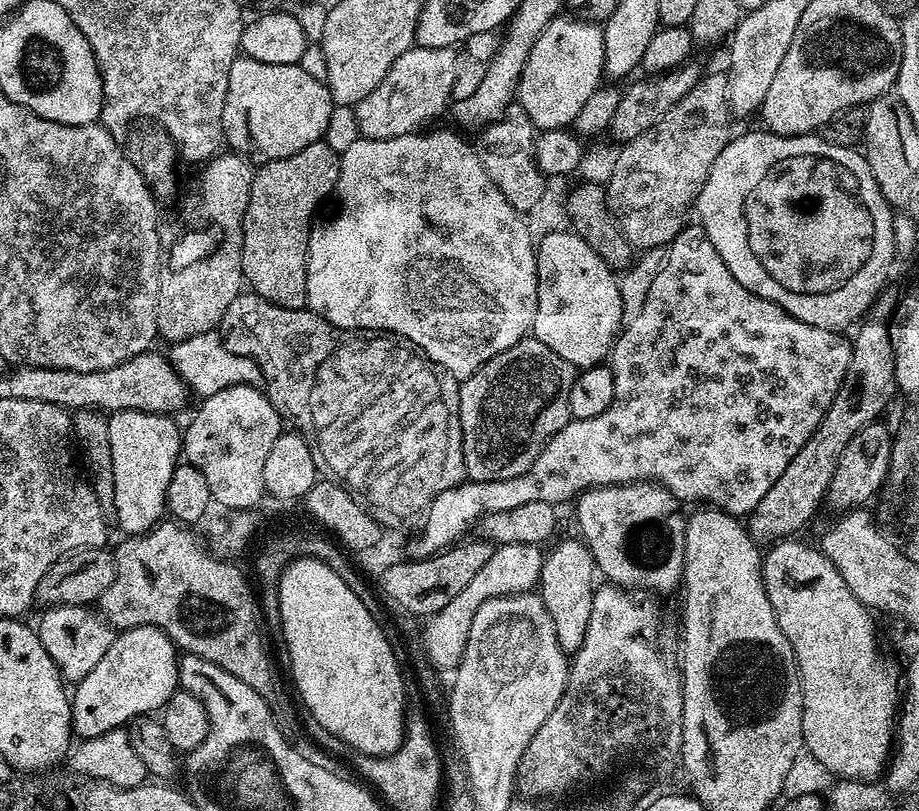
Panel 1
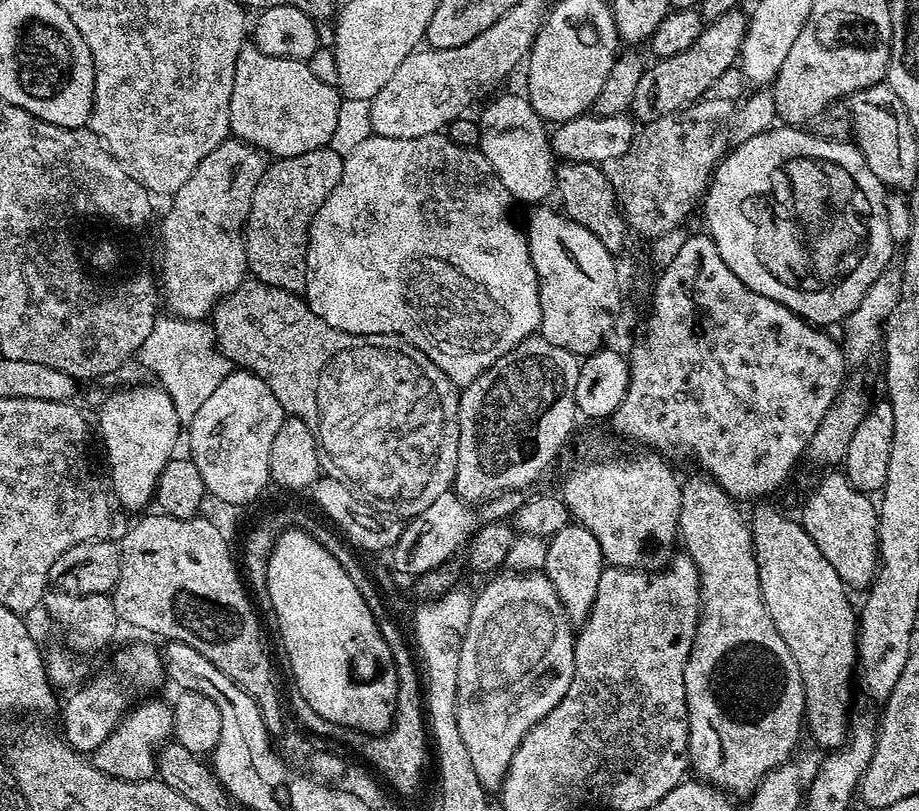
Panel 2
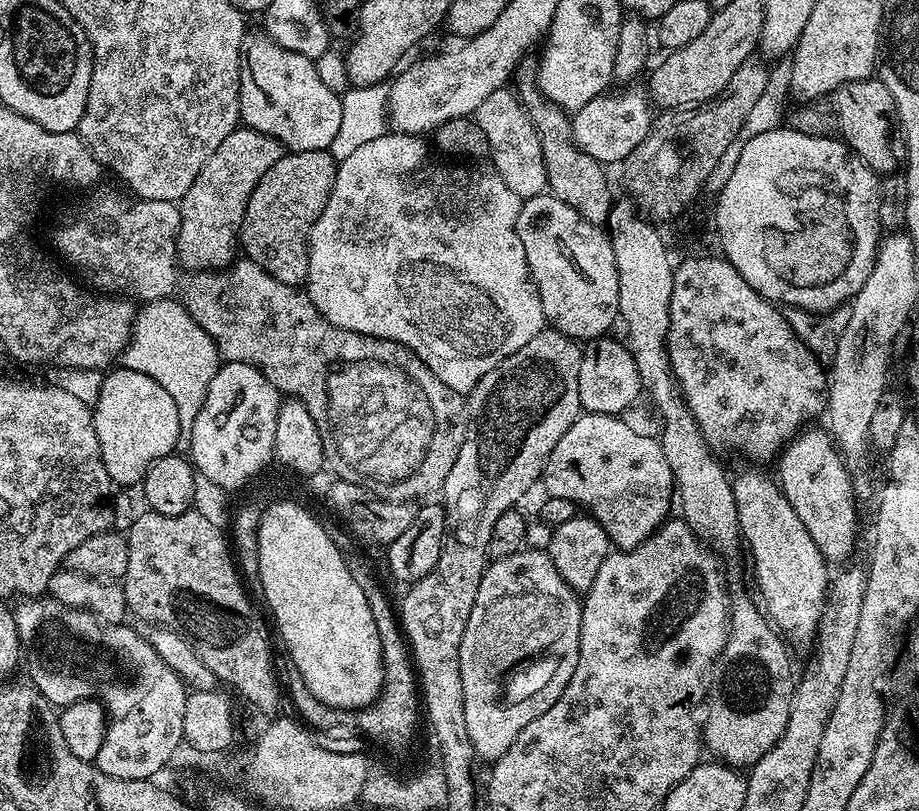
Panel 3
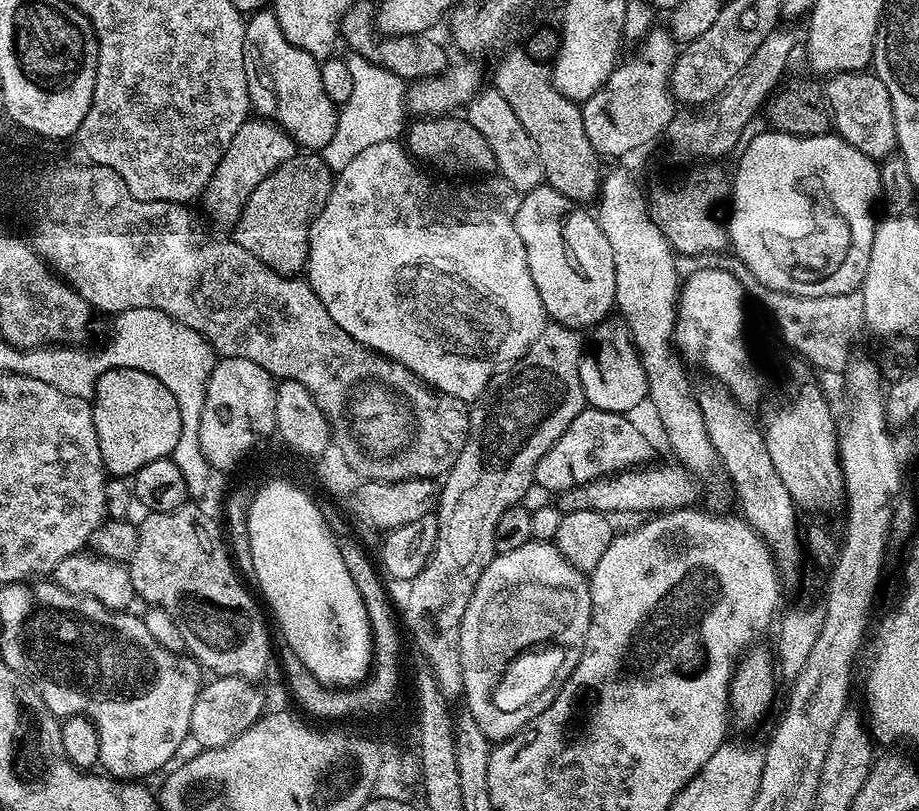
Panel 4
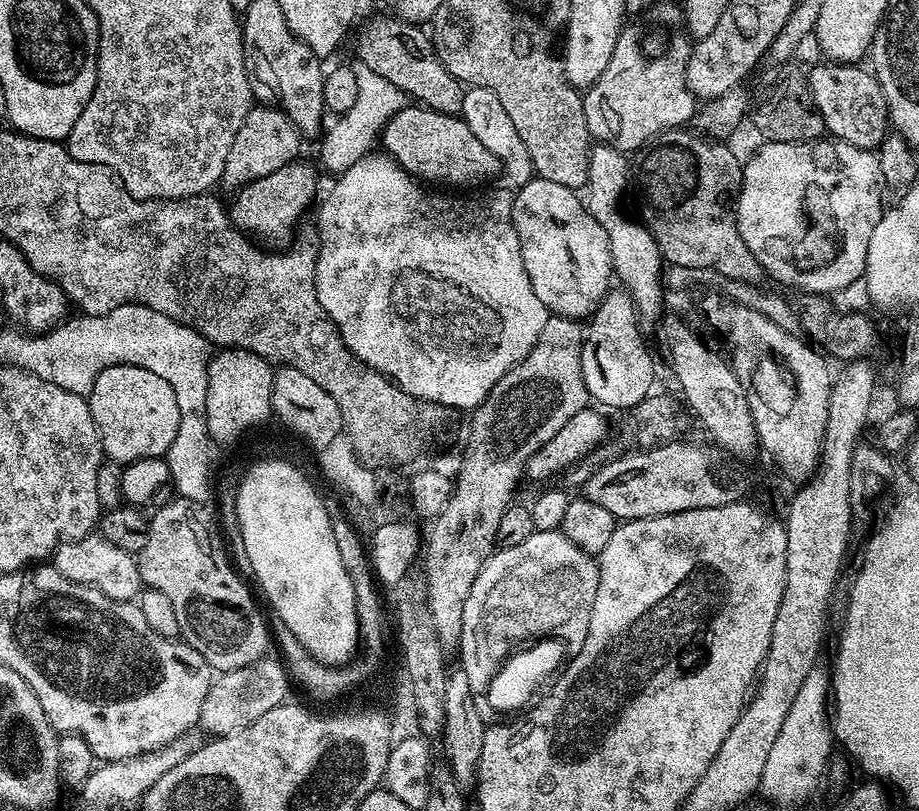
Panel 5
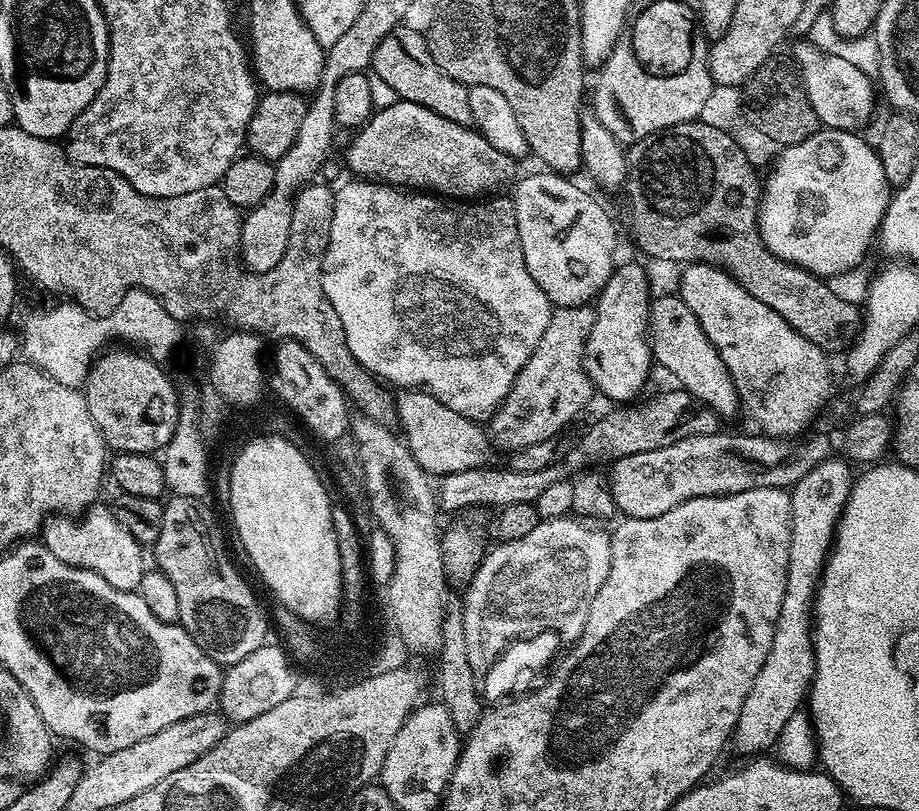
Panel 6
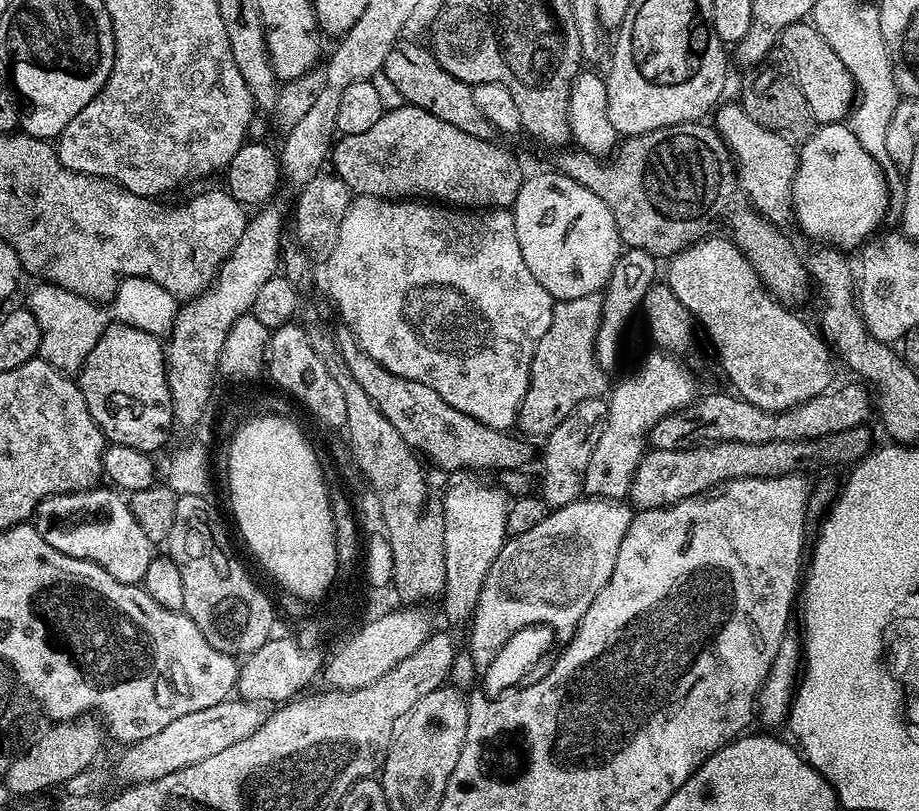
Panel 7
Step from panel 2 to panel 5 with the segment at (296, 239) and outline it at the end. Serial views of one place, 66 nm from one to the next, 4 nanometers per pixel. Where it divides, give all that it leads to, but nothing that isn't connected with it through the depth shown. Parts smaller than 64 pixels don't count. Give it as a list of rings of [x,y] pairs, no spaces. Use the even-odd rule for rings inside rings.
[[[293,162],[282,166],[282,170],[274,170],[262,178],[253,180],[235,193],[236,201],[230,204],[230,215],[233,224],[241,232],[252,238],[261,236],[264,240],[288,242],[293,239],[302,220],[300,215],[311,206],[312,199],[316,196],[317,165],[300,163]]]

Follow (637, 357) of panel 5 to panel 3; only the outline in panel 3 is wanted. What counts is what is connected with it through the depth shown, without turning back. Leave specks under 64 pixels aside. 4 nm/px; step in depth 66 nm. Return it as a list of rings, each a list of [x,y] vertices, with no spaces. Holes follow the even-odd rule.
[[[601,338],[591,341],[583,349],[578,366],[578,398],[584,412],[597,412],[620,416],[642,396],[642,385],[638,366],[632,357],[627,343],[612,338]]]

